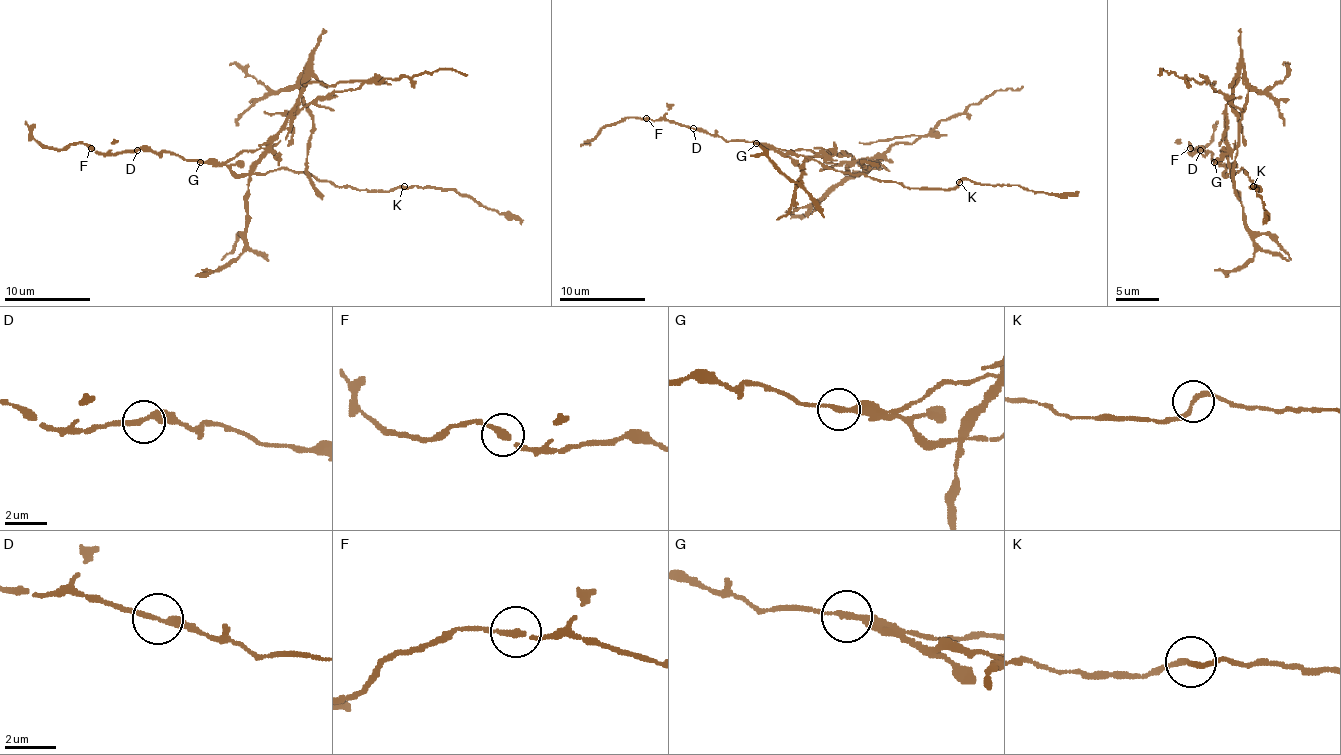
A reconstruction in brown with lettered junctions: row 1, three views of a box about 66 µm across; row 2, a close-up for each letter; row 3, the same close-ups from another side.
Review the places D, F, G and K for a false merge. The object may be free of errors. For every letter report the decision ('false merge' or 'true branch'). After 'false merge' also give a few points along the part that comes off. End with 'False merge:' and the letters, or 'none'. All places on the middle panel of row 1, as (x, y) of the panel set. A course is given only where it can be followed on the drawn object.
D: true branch
F: true branch
G: false merge | (755, 143), (785, 150), (822, 148), (856, 161), (882, 156), (895, 143), (910, 143), (998, 90), (1022, 85)
K: true branch
False merge: G

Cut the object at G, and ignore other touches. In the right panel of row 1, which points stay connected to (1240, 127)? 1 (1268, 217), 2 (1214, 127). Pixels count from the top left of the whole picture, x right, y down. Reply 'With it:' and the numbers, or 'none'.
With it: none

